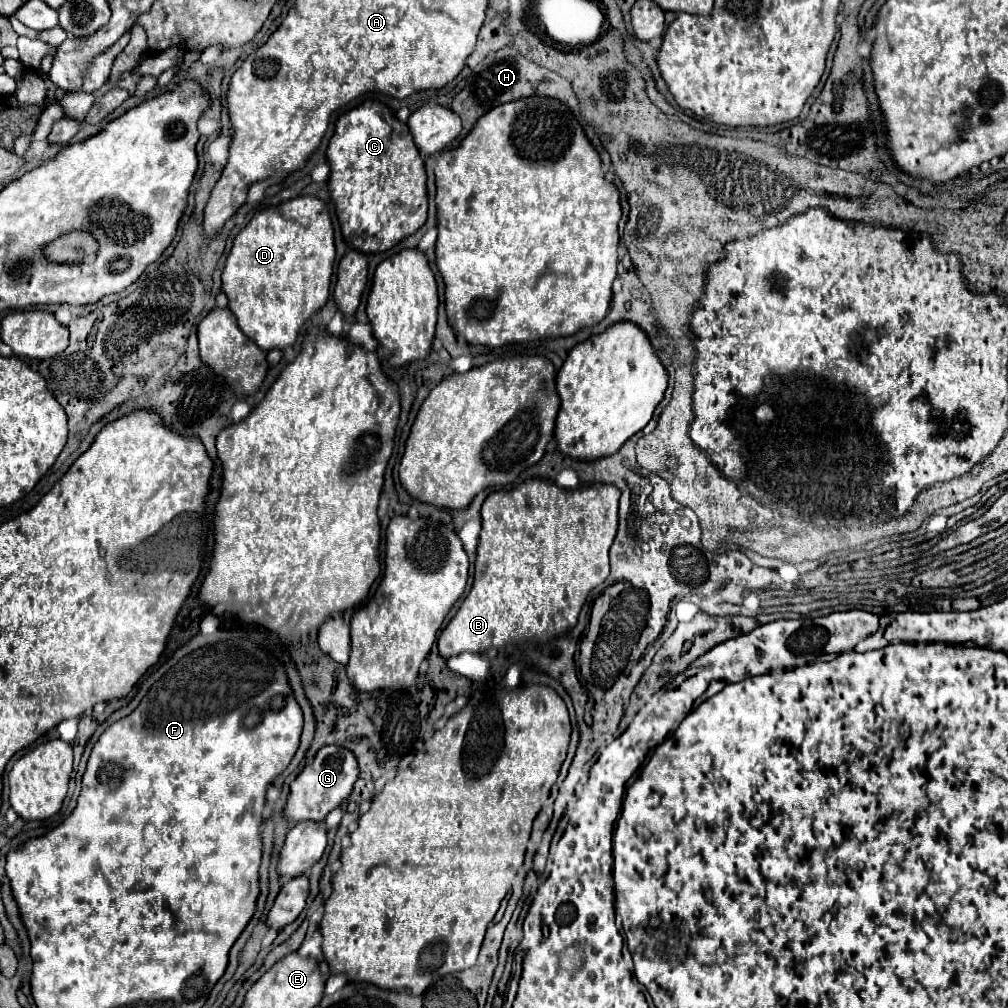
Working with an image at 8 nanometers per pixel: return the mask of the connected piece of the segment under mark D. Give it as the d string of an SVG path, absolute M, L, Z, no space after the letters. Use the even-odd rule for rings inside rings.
M297 196L279 204L277 208L263 210L235 236L233 248L227 256L223 270L223 292L229 298L229 310L235 314L241 332L253 340L261 350L285 350L293 346L303 324L327 302L331 274L335 262L333 224L327 206L315 196Z

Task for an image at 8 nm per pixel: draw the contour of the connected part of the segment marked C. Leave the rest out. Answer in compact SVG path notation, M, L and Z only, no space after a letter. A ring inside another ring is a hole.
M367 100L367 102L363 102L361 106L353 108L349 114L343 114L343 116L337 120L337 124L335 124L335 134L331 136L331 142L329 142L329 148L327 148L327 162L329 162L329 168L331 168L331 172L329 172L329 194L331 194L331 200L333 200L333 204L335 204L335 214L337 214L339 224L341 224L343 238L345 238L355 250L359 250L359 252L363 252L363 254L385 252L385 250L393 248L395 244L399 244L403 238L415 234L415 232L425 224L425 220L427 220L427 188L425 188L427 176L425 176L423 158L421 158L421 154L417 152L417 146L415 146L415 142L413 142L413 136L411 136L407 124L399 122L399 120L395 118L395 114L393 114L387 106L383 106L381 102L371 102L371 100Z

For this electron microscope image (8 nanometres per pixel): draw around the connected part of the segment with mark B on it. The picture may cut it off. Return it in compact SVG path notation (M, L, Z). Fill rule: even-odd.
M531 478L527 482L523 482L521 486L513 488L511 492L493 492L487 496L487 500L483 502L481 508L481 516L483 516L483 528L481 528L481 540L477 546L477 560L475 560L475 580L473 580L473 588L469 592L469 596L463 600L461 608L457 610L457 614L453 616L453 620L445 626L445 630L441 632L439 640L437 640L437 648L439 648L439 656L441 658L451 658L463 652L487 652L489 648L501 648L507 642L513 640L533 640L539 646L547 644L549 640L557 638L557 636L565 636L567 630L571 630L577 624L577 616L579 610L583 606L583 602L587 600L587 594L605 582L605 578L609 576L609 548L613 544L613 538L617 534L617 510L619 510L619 490L611 484L591 484L591 486L581 486L577 490L563 490L559 486L555 486L555 482L549 480L541 480L541 478Z

